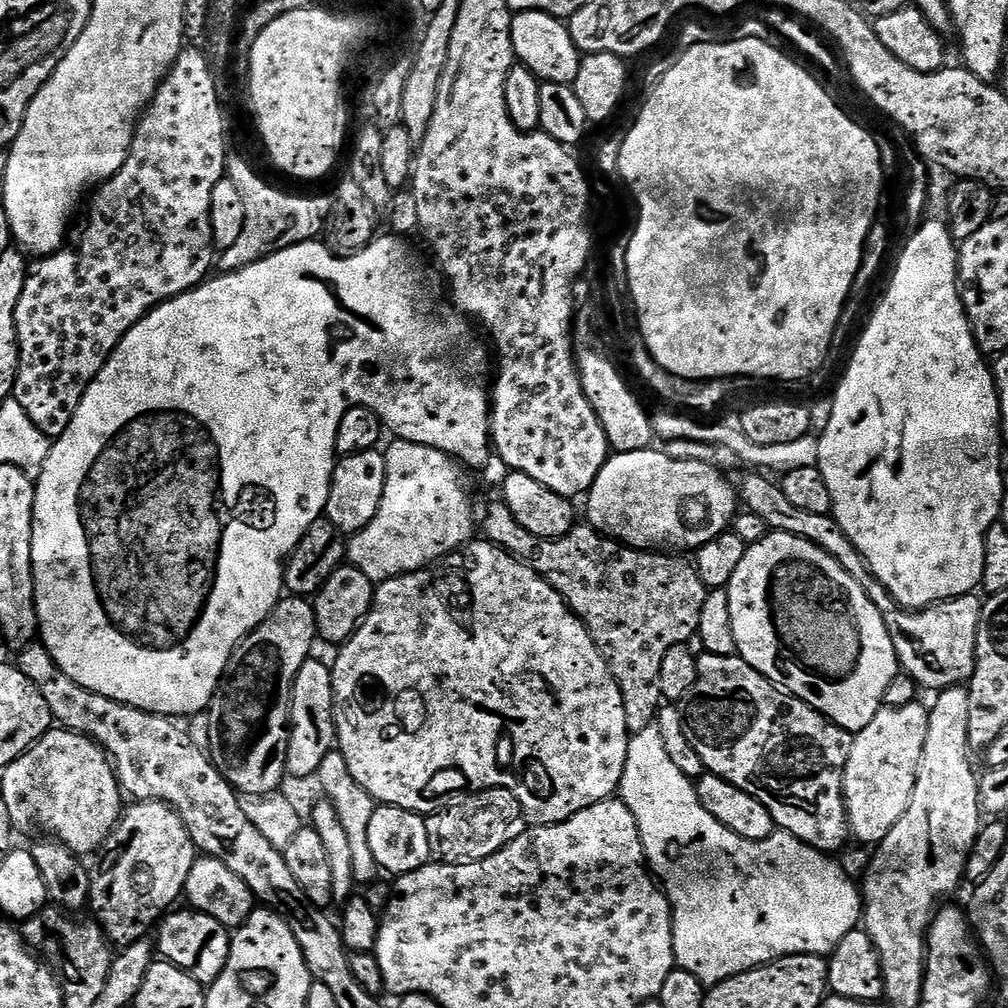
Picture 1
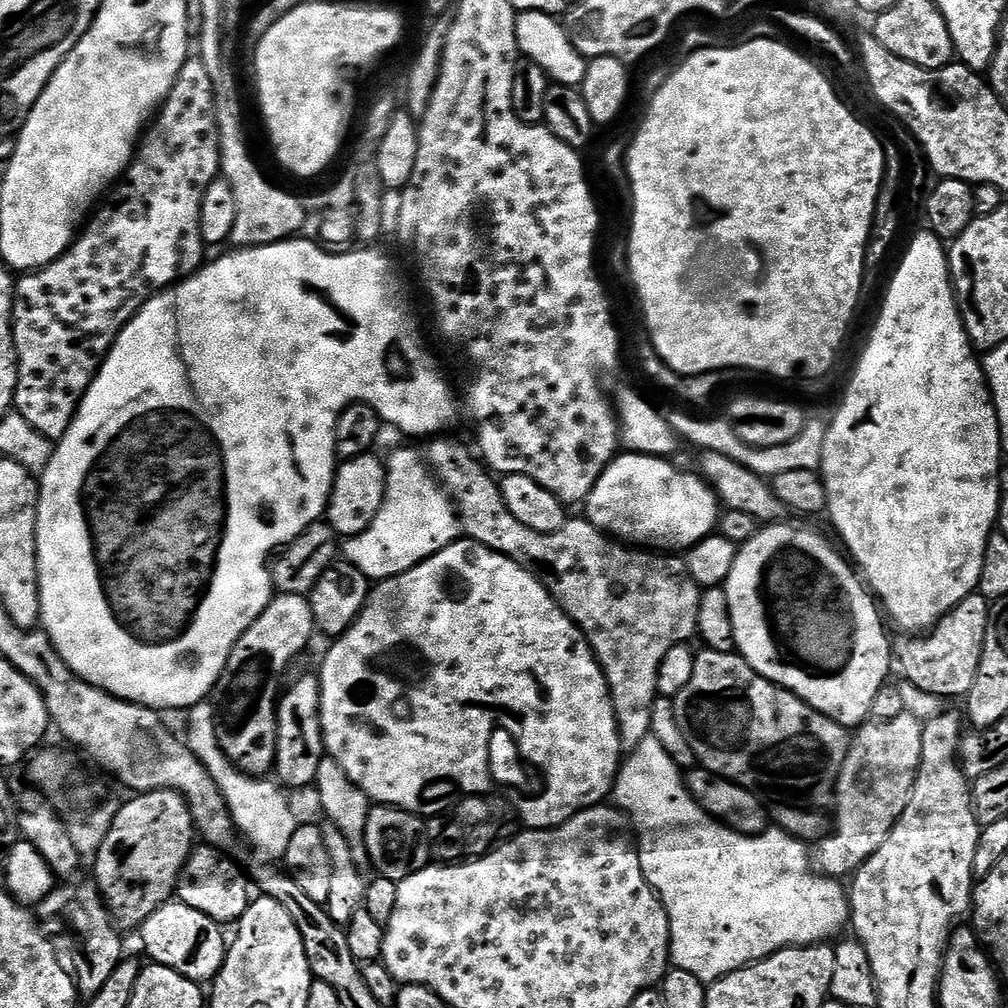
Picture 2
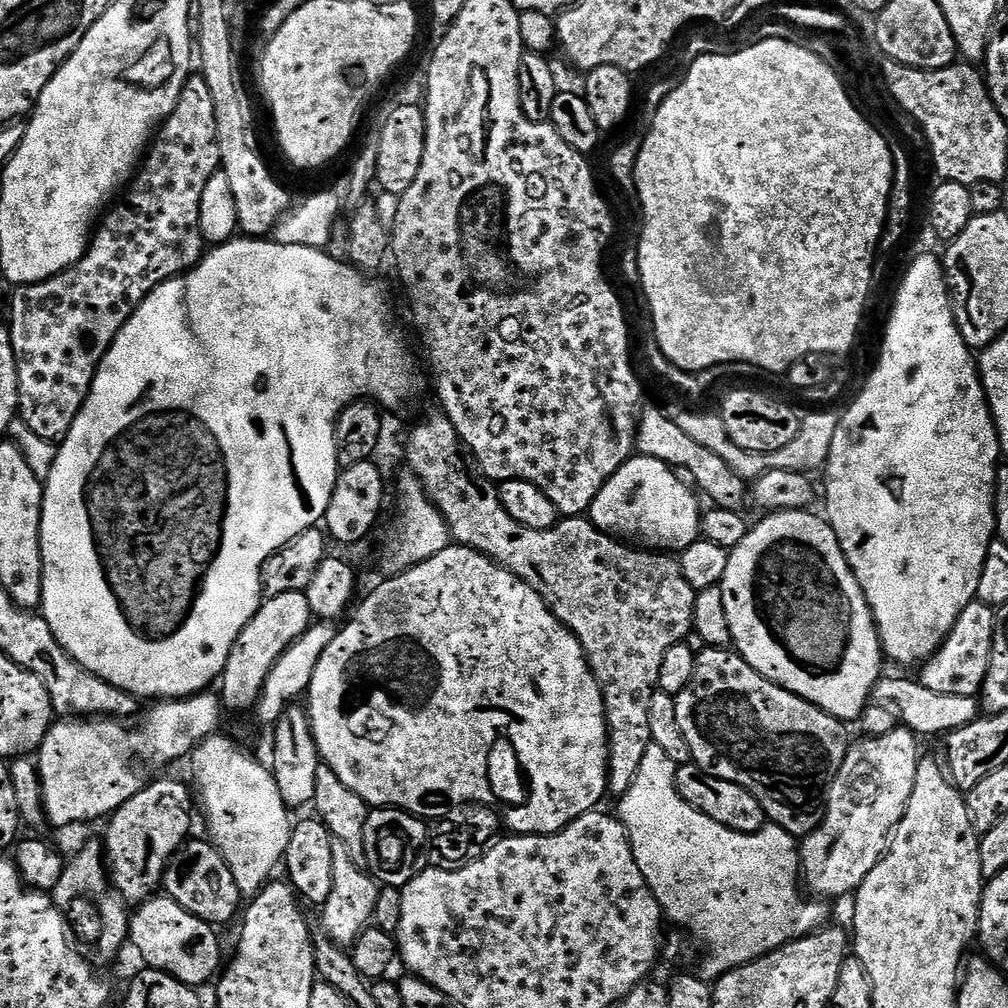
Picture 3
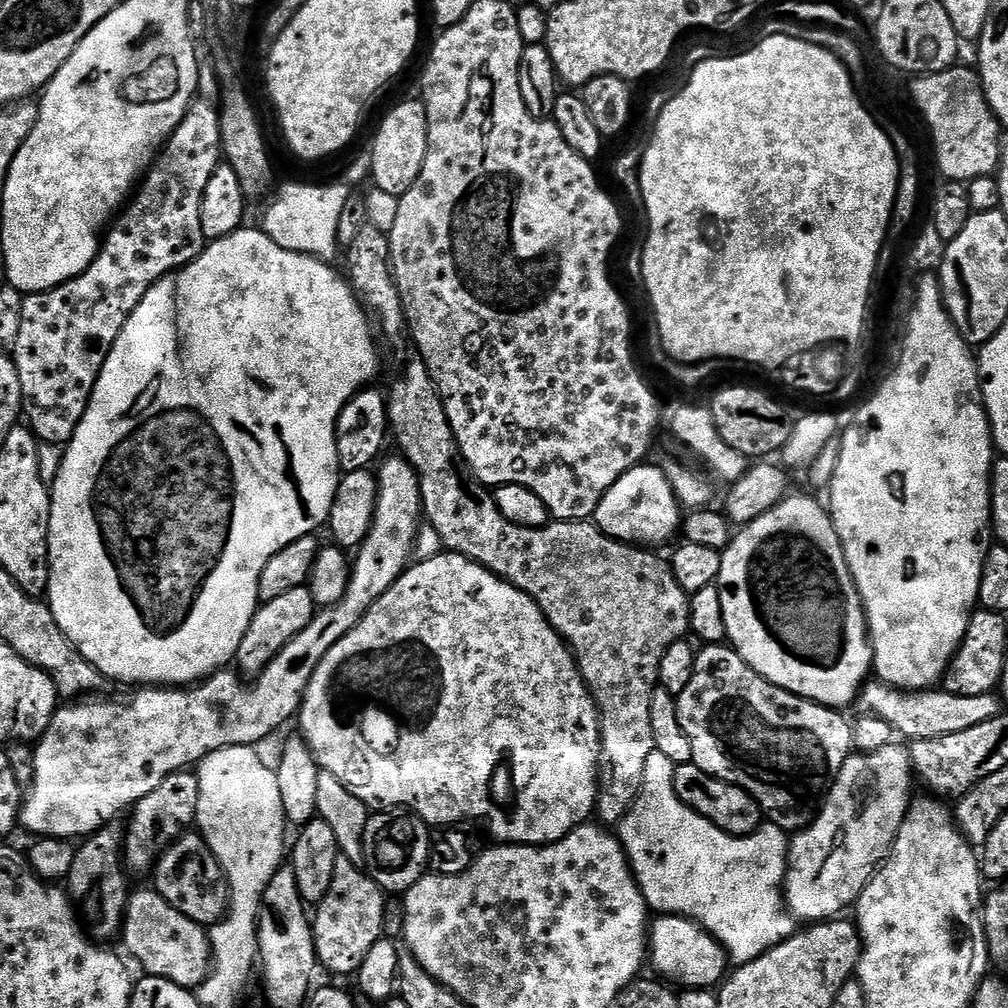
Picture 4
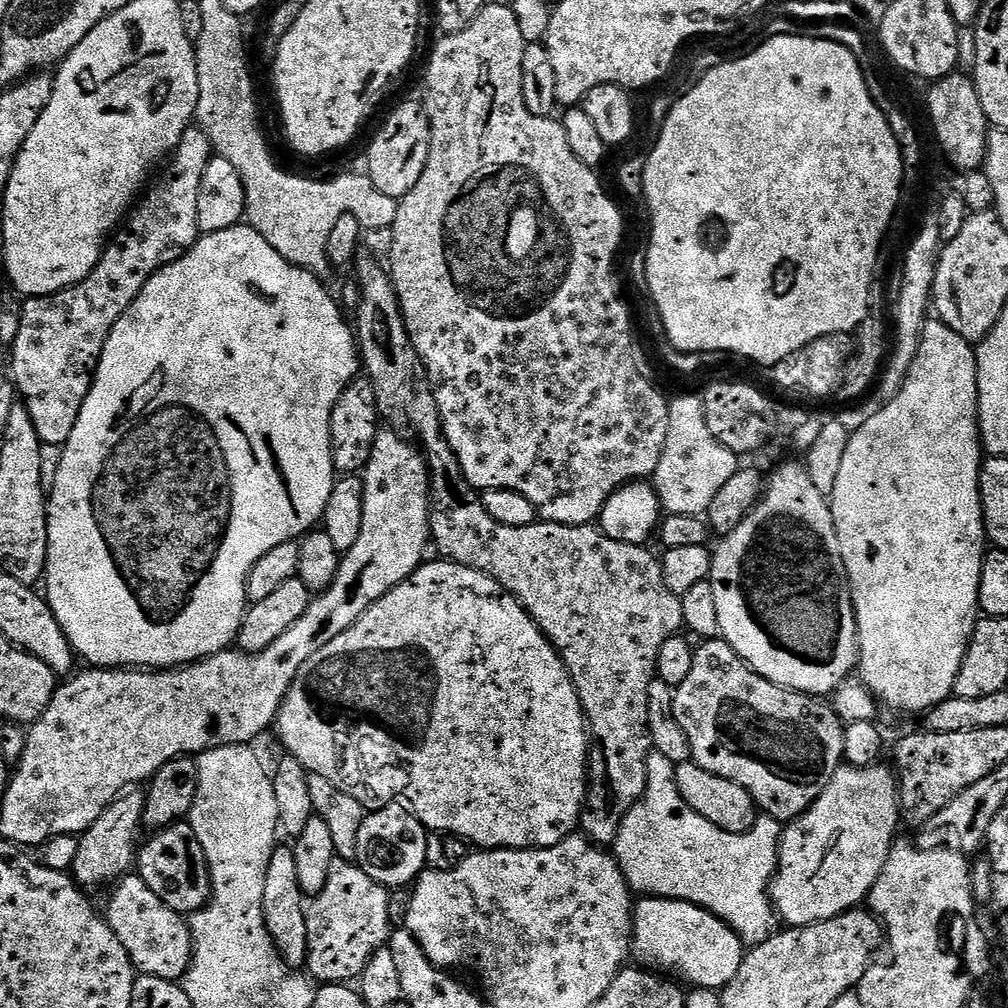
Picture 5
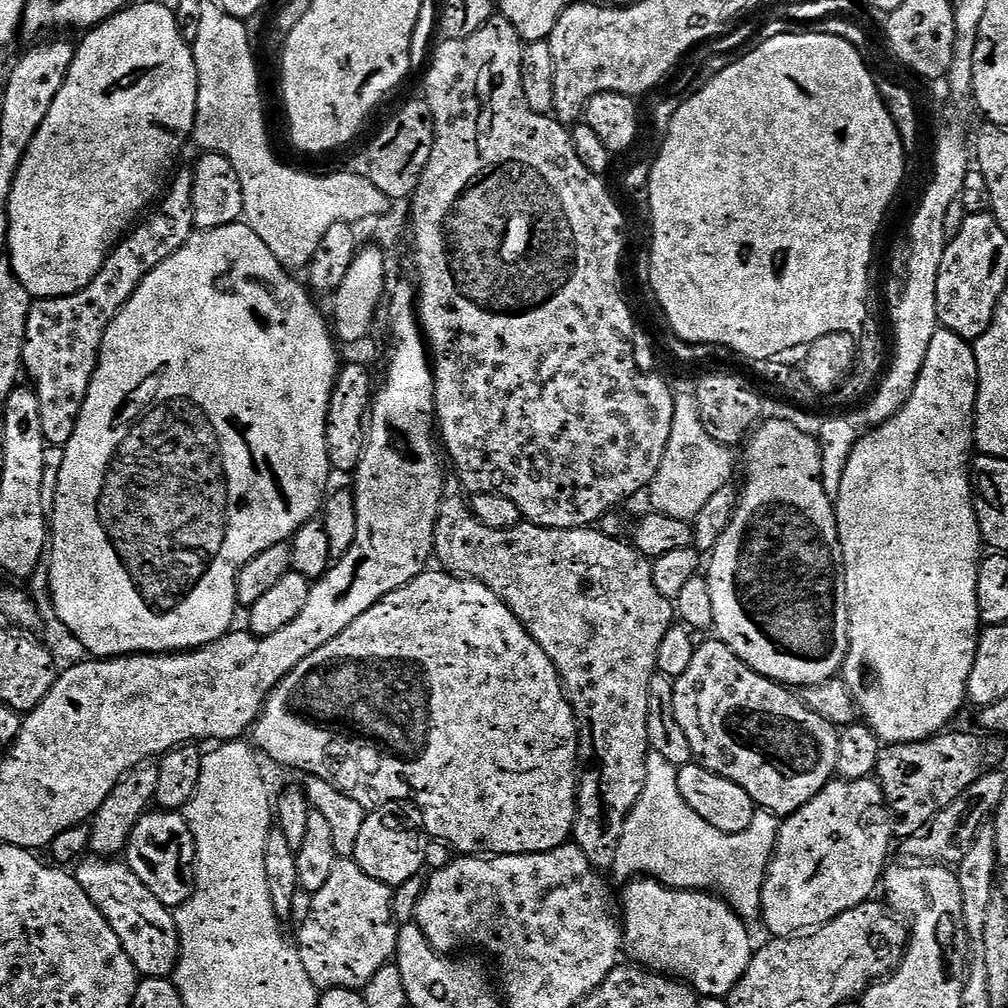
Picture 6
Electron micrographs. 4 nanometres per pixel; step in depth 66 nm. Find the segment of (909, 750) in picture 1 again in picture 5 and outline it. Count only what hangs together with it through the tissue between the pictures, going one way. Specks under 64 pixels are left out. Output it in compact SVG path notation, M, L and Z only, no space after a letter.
M877 762L865 768L841 766L820 797L783 829L780 861L776 864L770 895L777 917L785 925L804 928L808 924L834 918L867 901L868 893L872 891L878 874L882 874L882 866L886 866L886 858L897 839L896 827L902 824L900 790L895 771L882 765Z

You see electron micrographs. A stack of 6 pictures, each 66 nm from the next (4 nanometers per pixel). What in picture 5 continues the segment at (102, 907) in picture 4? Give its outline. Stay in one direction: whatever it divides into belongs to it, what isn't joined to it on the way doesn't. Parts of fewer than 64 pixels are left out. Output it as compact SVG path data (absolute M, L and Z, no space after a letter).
M140 786L121 792L86 831L79 833L78 854L74 857L70 872L81 889L115 885L133 871L138 860L136 831L141 831L144 822L145 795L145 789Z

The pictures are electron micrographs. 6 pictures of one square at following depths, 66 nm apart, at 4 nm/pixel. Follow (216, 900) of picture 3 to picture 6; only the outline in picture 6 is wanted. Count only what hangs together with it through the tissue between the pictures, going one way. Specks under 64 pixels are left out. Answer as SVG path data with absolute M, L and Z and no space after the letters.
M179 811L145 812L128 839L126 863L142 878L142 886L170 909L181 908L196 891L196 843L187 819Z

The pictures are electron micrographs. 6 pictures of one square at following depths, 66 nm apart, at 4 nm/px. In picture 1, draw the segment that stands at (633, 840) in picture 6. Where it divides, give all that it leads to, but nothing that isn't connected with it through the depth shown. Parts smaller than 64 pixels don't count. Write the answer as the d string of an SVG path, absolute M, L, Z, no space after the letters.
M653 722L646 726L646 730L635 733L628 741L628 753L626 754L626 766L620 779L618 789L619 799L634 814L634 822L638 822L638 830L642 838L644 847L644 859L648 861L649 869L658 877L662 885L662 891L672 903L672 937L674 938L674 954L676 955L676 967L694 974L704 985L711 986L720 984L723 980L728 980L732 976L737 976L743 972L749 972L751 968L759 968L762 964L770 964L774 960L780 960L784 956L823 956L831 957L833 950L846 938L846 934L857 931L862 920L862 892L854 881L848 877L848 872L831 855L819 852L816 848L811 848L809 844L804 844L798 838L794 838L789 832L779 830L772 833L770 838L765 840L747 840L722 826L714 814L706 811L706 806L696 793L695 783L674 766L674 761L670 759L670 754L666 754L666 746L662 742L662 734L658 726Z

